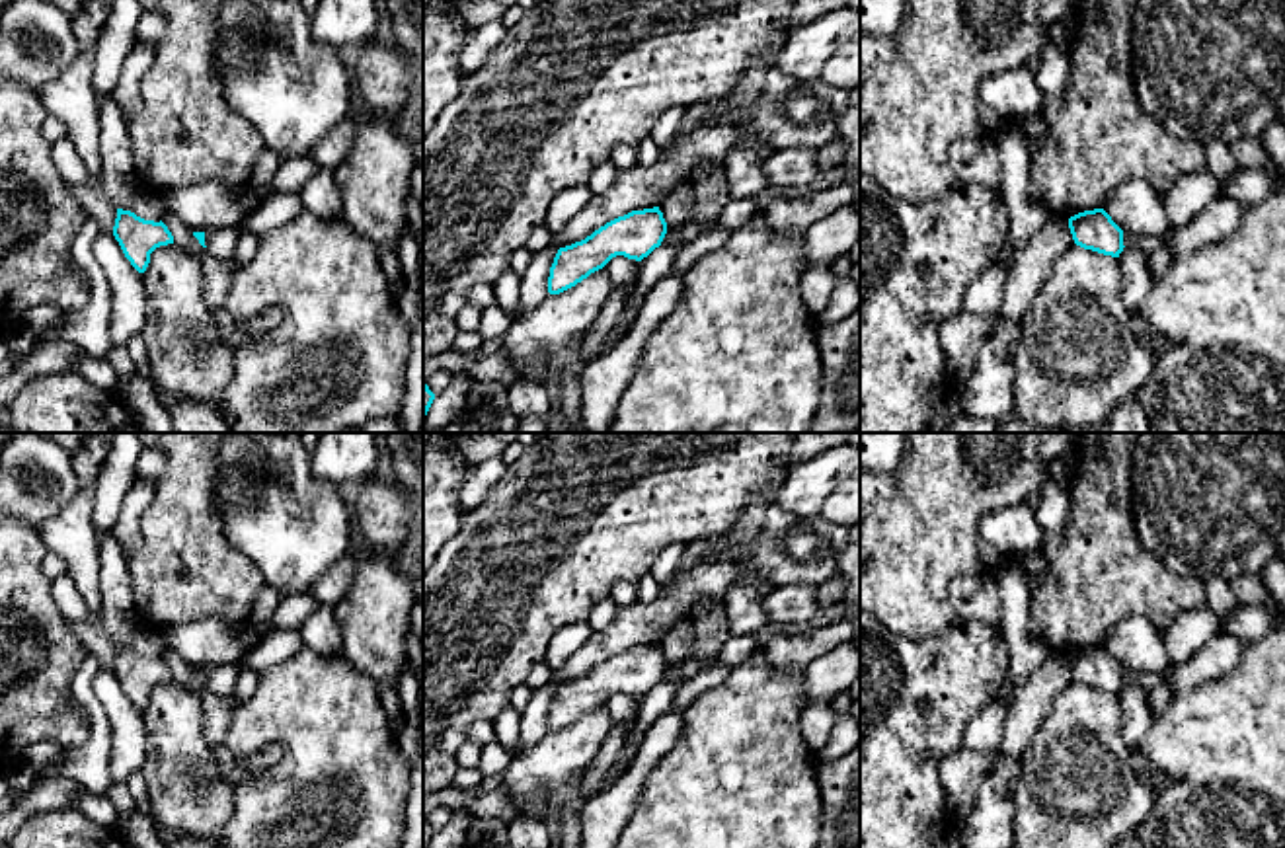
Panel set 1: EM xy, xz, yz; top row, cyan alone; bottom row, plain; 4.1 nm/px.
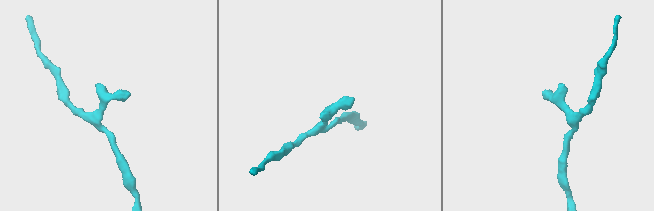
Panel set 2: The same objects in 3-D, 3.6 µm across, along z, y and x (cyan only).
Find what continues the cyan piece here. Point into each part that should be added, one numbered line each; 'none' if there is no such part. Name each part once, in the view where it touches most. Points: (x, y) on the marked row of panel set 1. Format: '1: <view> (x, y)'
none

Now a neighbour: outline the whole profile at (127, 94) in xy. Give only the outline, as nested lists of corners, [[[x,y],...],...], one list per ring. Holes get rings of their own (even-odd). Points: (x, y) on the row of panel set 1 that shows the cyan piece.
[[[136,43],[129,51],[115,92],[111,99],[117,103],[121,117],[129,123],[140,111],[140,80],[144,78],[146,70],[150,68],[156,47],[148,43]]]

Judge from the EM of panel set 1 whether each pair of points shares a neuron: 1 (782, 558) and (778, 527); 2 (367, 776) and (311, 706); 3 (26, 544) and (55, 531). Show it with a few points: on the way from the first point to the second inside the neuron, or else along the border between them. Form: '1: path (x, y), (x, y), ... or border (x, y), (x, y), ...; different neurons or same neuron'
1: path (782, 550), (782, 535); same neuron
2: path (350, 759), (328, 724); same neuron
3: border (36, 529), (47, 550); different neurons

